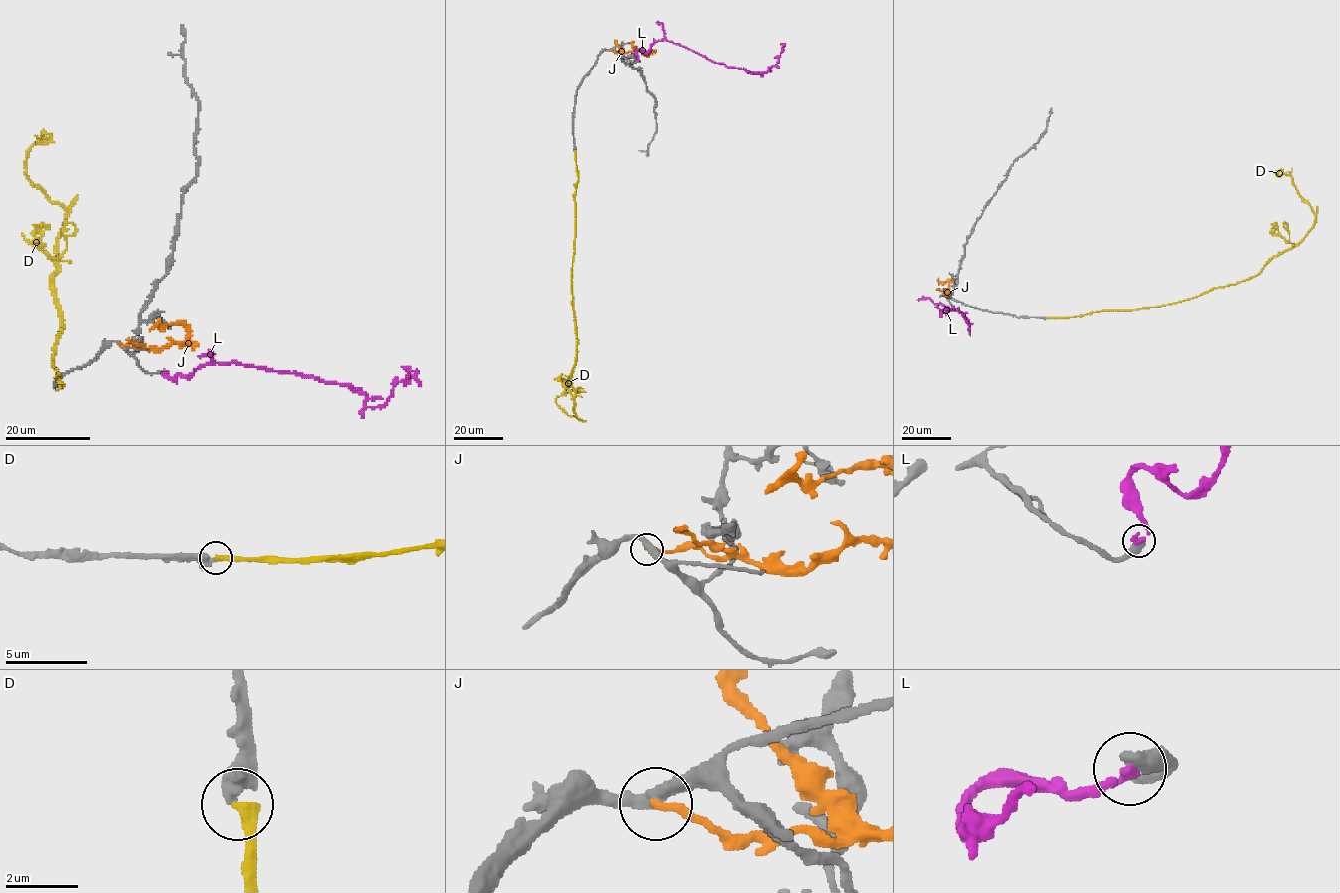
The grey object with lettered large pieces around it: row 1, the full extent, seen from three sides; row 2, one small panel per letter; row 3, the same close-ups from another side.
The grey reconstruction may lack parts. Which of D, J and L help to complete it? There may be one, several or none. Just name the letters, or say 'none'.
D

